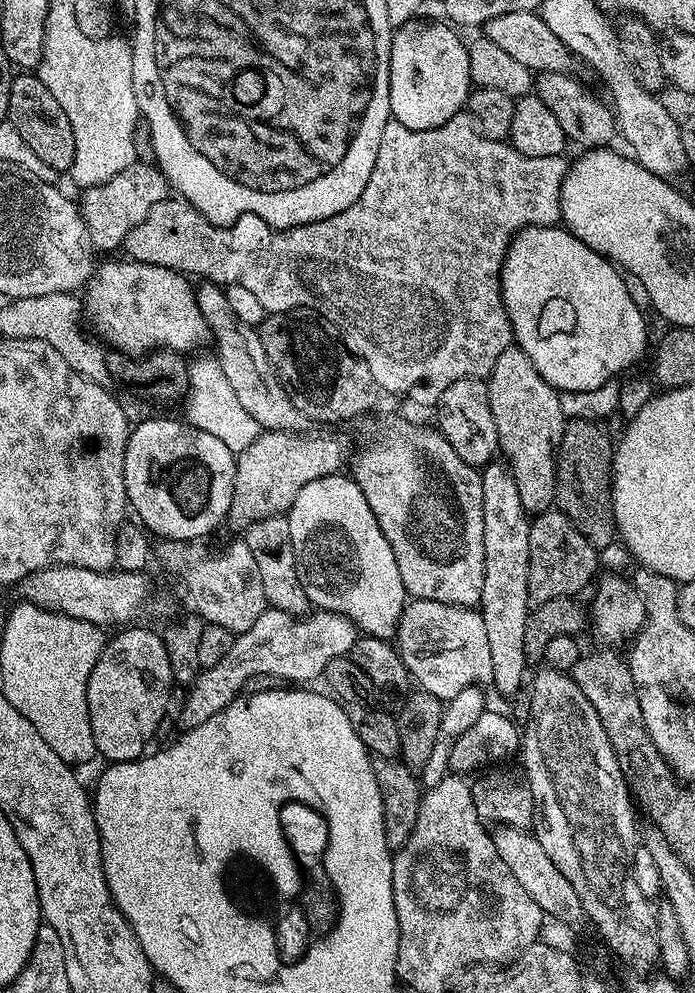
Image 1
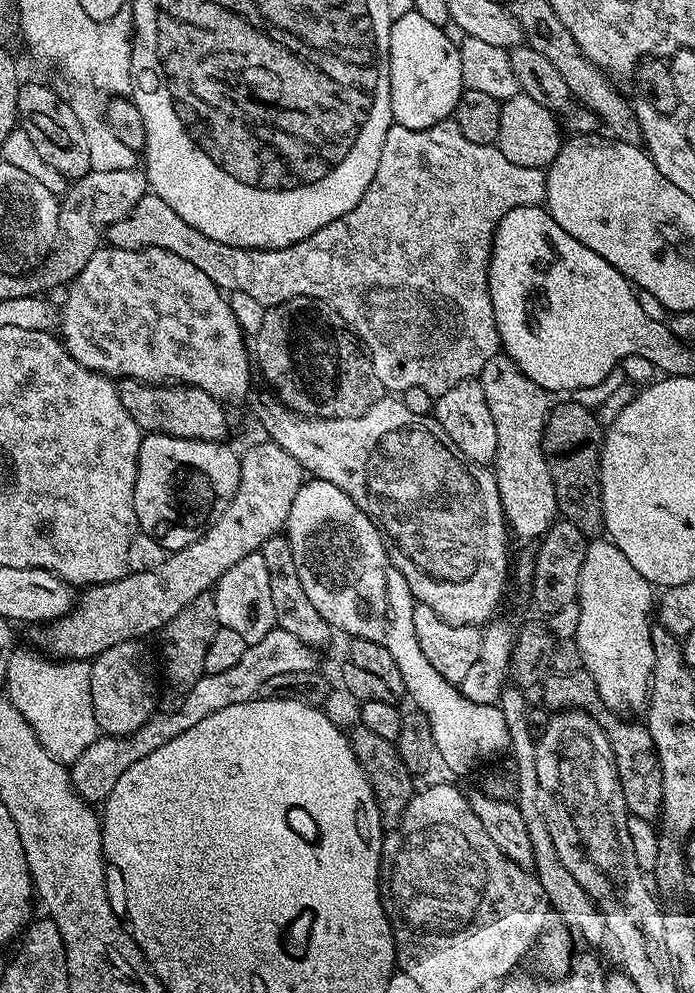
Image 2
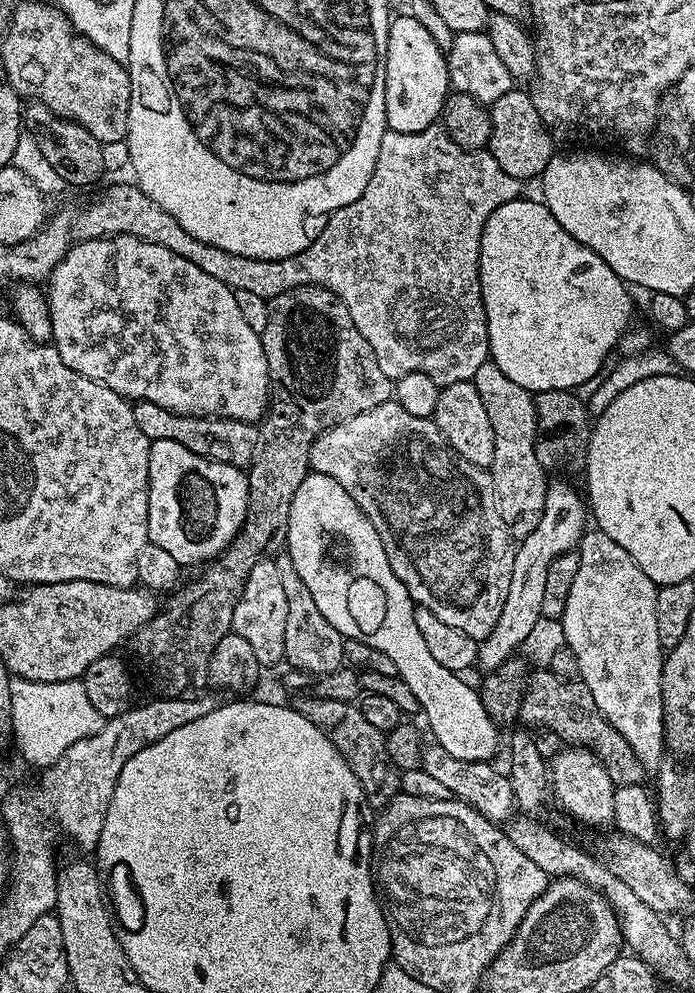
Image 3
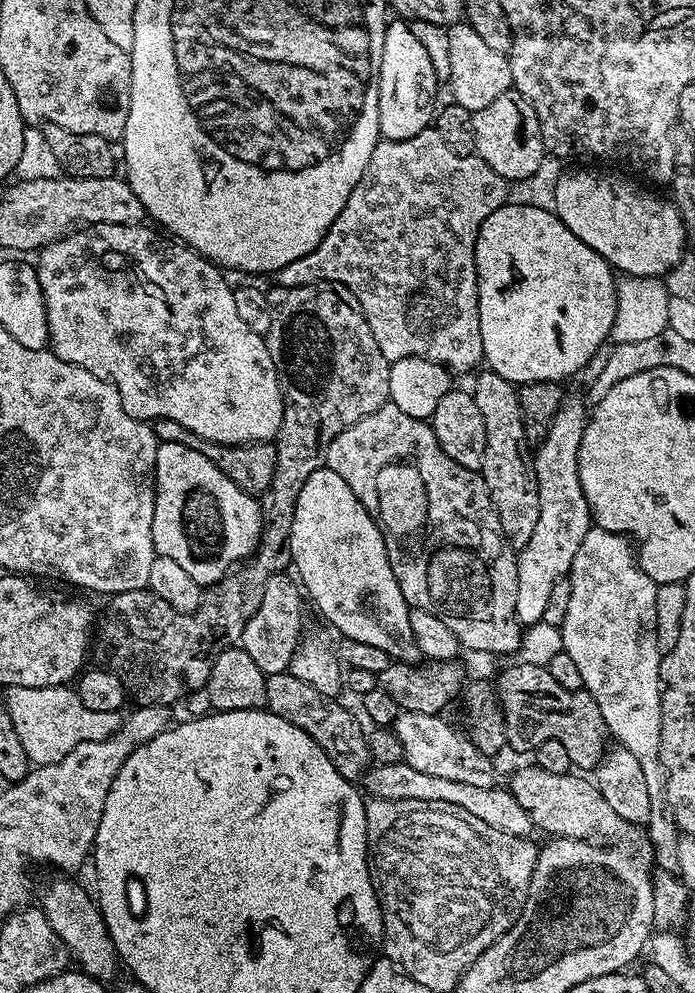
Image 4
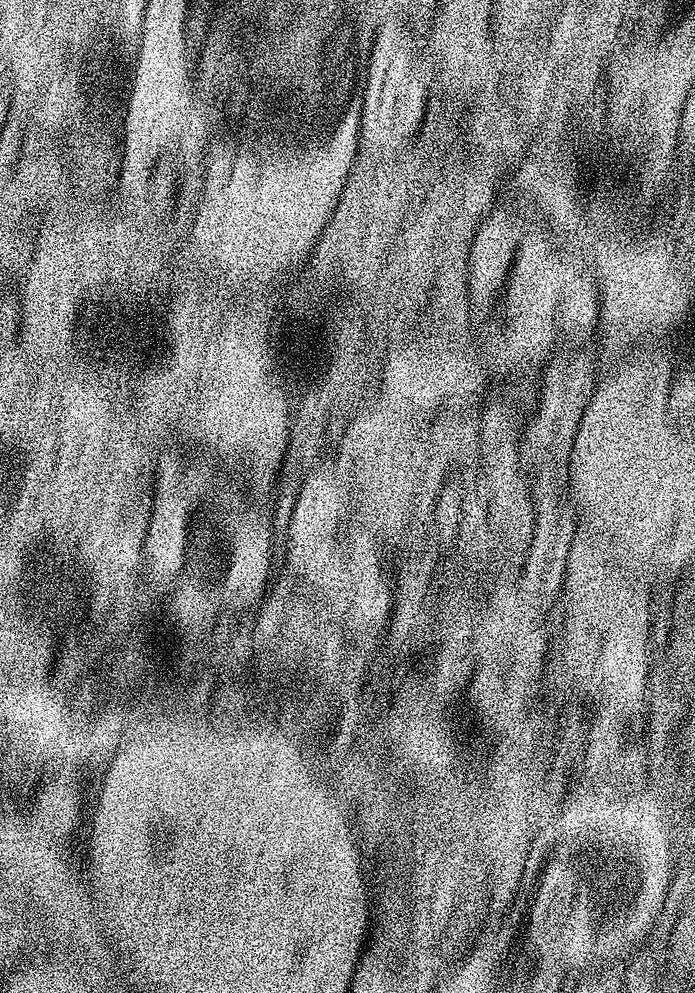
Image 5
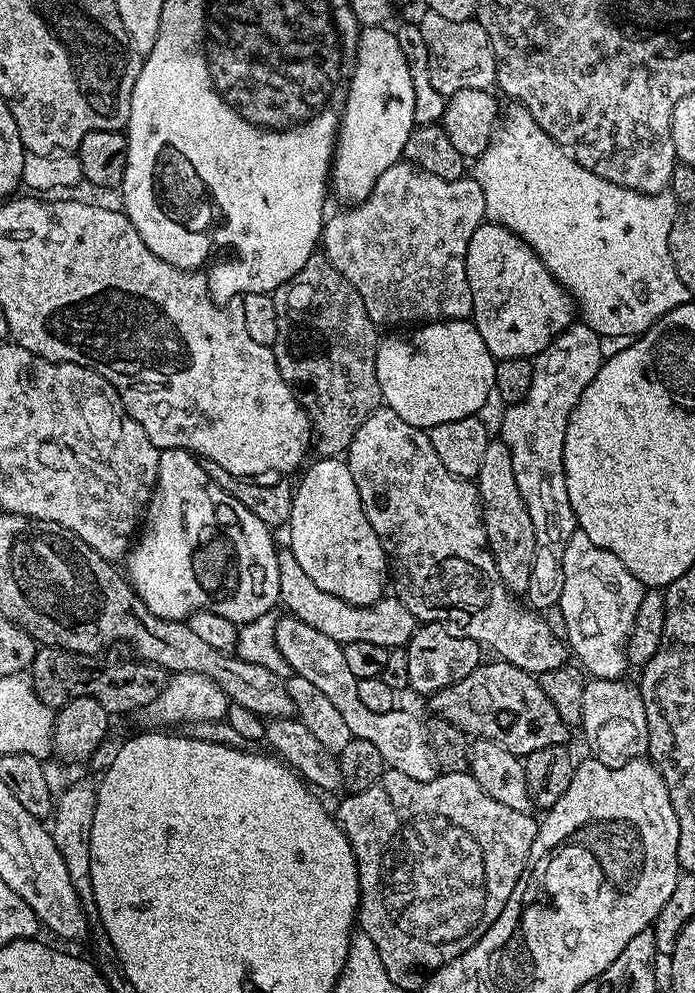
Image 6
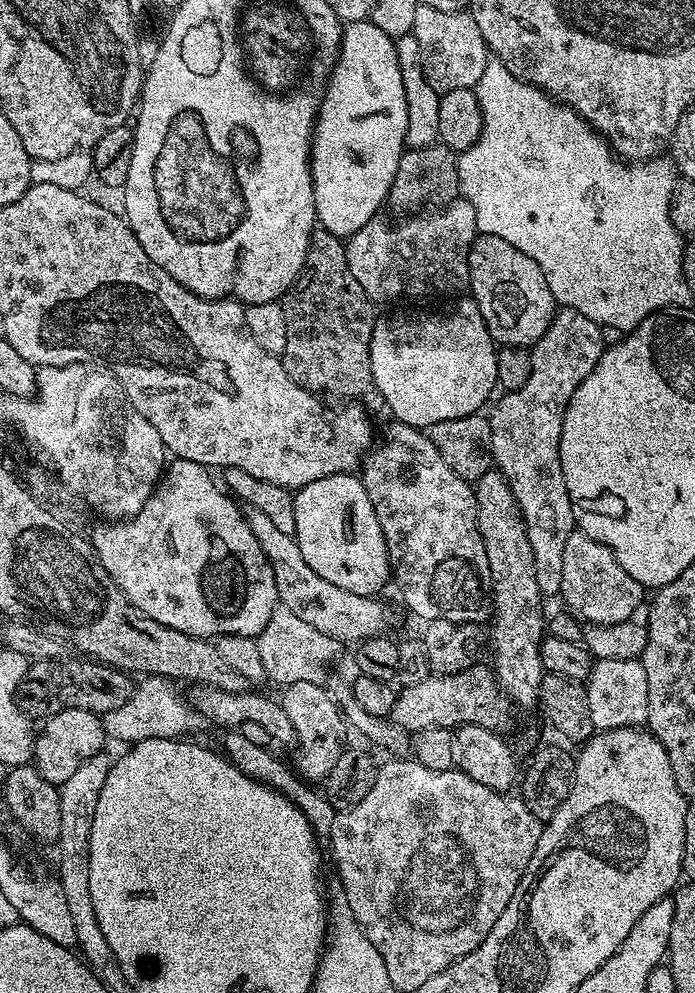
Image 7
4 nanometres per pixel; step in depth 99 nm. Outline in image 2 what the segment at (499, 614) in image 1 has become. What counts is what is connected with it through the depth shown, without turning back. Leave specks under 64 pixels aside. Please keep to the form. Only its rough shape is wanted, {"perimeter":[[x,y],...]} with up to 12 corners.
{"perimeter":[[505,687],[516,795],[534,875],[553,913],[588,944],[609,939],[604,915],[562,866],[540,802],[530,700]]}

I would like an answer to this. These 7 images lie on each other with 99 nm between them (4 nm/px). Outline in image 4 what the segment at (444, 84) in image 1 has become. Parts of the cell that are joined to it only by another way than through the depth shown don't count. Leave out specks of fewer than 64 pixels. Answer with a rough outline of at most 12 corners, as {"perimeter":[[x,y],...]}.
{"perimeter":[[409,21],[385,27],[380,134],[414,138],[438,83]]}

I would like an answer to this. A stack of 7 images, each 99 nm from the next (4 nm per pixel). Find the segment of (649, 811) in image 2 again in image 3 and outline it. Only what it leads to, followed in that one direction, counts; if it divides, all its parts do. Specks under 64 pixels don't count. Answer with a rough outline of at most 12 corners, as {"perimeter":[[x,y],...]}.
{"perimeter":[[533,671],[520,720],[591,750],[613,784],[644,764],[579,678]]}

